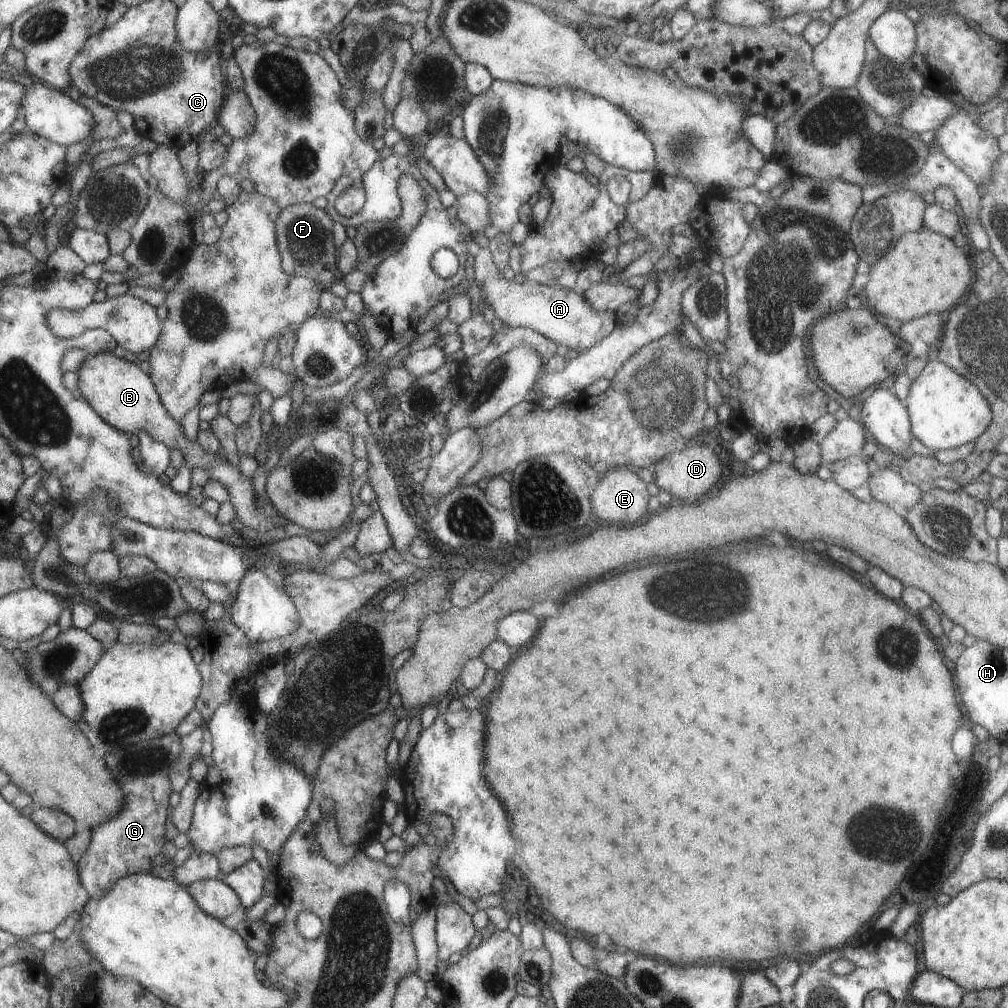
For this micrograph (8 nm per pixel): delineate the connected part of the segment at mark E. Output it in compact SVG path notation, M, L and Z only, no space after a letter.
M617 467L600 476L590 494L591 512L615 524L635 524L647 509L647 488L634 469Z

